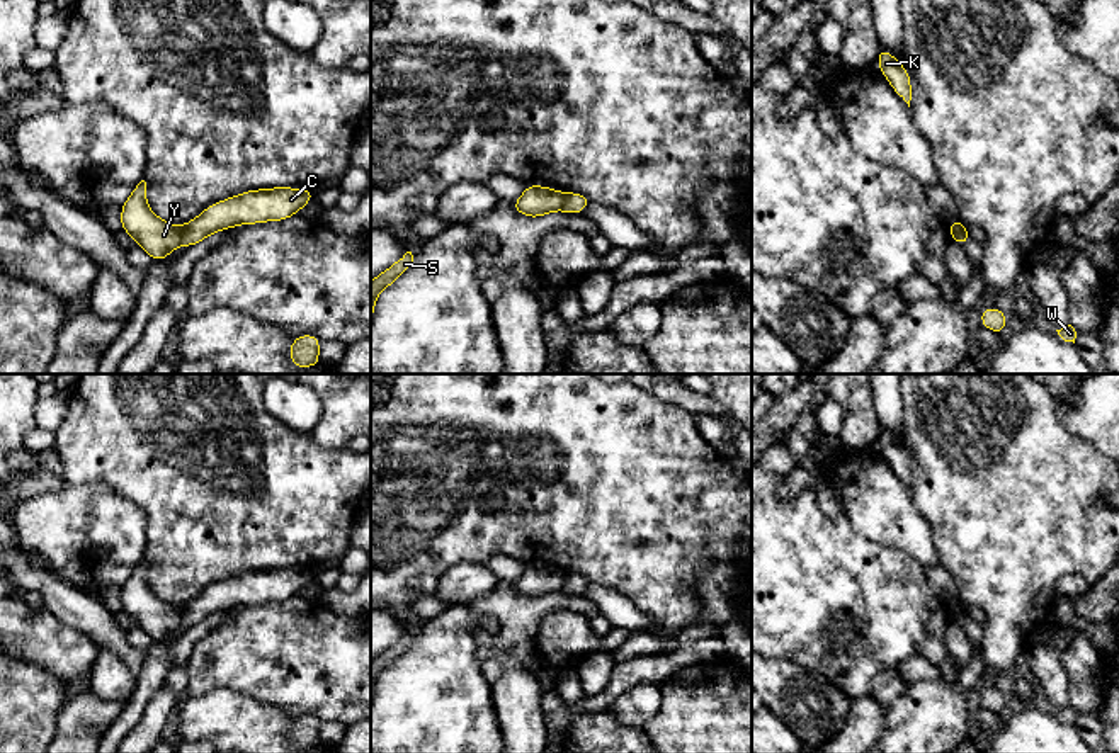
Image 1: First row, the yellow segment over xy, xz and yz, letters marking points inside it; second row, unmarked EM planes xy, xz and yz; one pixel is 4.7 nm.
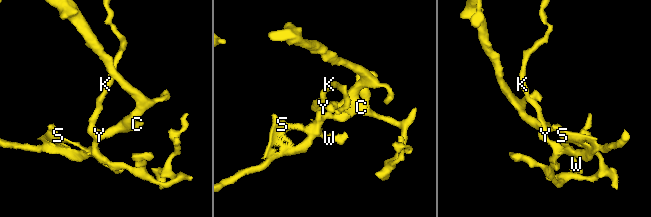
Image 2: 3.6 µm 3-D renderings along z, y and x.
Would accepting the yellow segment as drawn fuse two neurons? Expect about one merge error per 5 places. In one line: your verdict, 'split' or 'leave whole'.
split

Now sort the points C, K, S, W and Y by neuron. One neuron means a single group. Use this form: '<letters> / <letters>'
C / K S W Y

